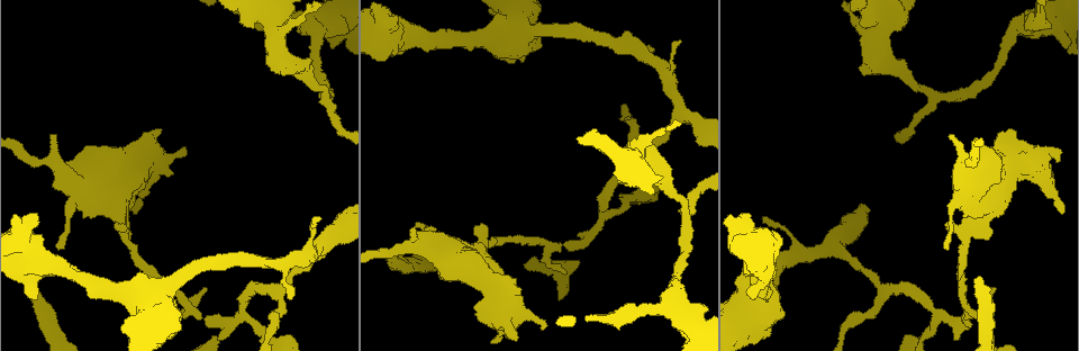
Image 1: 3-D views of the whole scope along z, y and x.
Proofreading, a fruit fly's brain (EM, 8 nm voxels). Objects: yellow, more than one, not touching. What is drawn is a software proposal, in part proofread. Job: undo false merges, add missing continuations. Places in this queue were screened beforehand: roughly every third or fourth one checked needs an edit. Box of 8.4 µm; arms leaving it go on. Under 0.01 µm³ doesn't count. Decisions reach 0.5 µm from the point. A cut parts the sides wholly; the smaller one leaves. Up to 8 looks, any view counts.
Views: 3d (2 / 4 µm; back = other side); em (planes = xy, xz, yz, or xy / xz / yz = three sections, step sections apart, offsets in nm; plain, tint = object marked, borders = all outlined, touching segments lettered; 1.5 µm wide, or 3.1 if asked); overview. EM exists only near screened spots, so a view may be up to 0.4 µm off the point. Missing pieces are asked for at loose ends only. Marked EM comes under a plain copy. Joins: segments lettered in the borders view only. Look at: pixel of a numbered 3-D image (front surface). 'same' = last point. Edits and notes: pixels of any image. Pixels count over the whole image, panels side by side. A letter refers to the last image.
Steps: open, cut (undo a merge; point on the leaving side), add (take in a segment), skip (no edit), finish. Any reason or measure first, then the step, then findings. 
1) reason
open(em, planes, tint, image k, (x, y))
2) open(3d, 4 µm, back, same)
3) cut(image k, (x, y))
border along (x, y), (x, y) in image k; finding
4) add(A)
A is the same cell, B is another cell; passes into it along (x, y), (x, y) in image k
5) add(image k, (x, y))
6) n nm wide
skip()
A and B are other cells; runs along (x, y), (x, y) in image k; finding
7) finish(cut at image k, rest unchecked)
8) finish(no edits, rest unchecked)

open(3d, 4 µm, image 1, (979, 279))

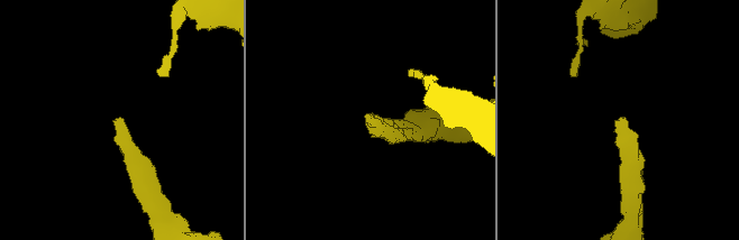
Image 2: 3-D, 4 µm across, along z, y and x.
open(em, 3.1 µm, xz, step 16, borders, image 2, (617, 120))

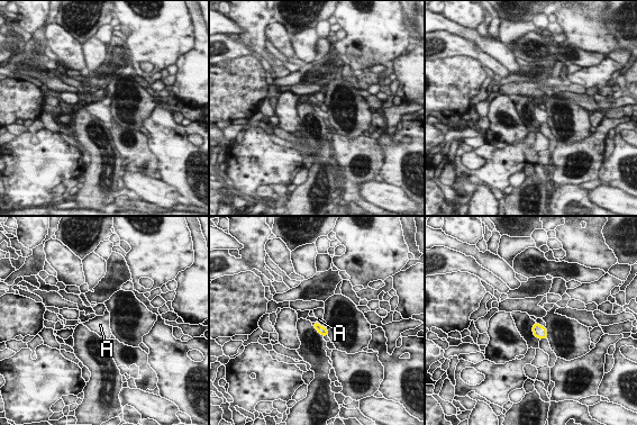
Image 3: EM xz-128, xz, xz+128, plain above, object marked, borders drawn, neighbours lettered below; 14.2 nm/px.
open(em, 3.1 µm, planes, borders, same)

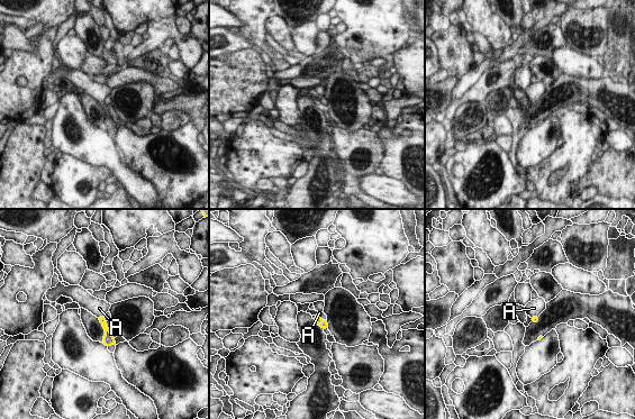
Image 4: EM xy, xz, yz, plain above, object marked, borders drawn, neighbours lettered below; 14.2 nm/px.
add(A)
A is the same cell; passes into it along (101, 319), (100, 317), (99, 308) in image 4; the cell continues

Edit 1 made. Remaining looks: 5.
open(overview)

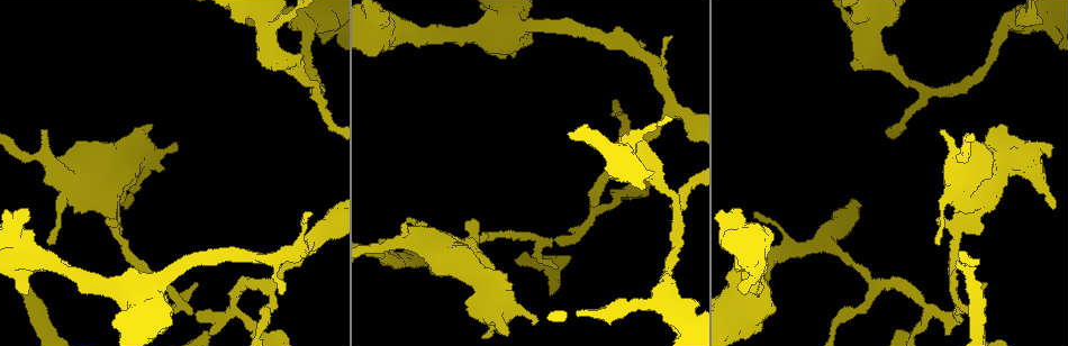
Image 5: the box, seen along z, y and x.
an open end
open(em, xy, step 8, tint, image 5, (941, 131))

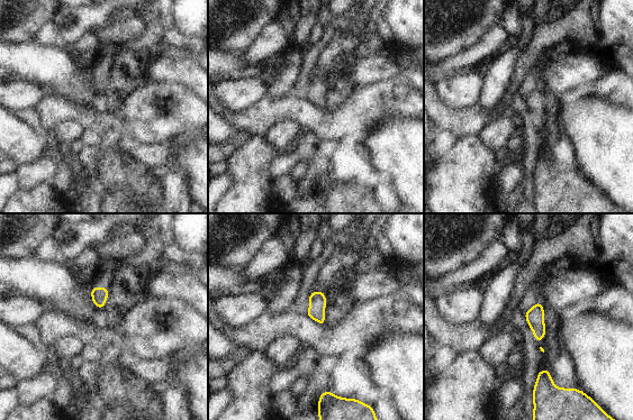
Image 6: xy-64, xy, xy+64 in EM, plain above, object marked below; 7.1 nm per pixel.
another direction
open(em, planes, borders, same)

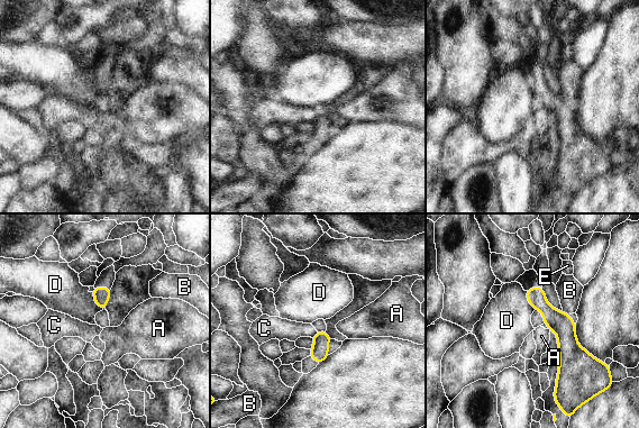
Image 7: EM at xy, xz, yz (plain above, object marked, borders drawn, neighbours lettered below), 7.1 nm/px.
skip()
A, B, C, D and E are other cells; none of them fits

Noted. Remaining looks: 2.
tapers out
open(em, planes, borders, image 5, (558, 267))

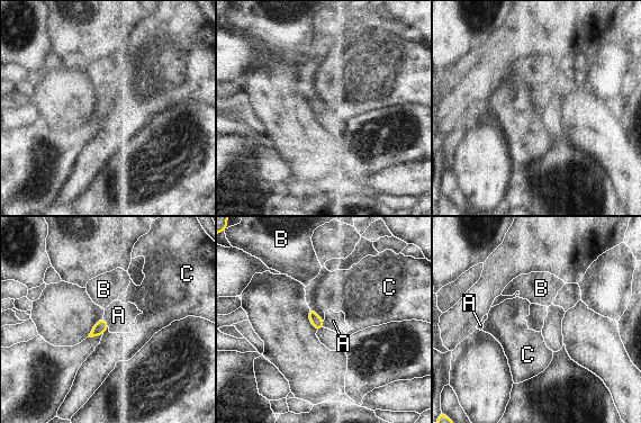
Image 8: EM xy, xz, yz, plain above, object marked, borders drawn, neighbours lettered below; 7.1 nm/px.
C touches over 140 nm
skip()
A, B and C are other cells; border along (104, 317), (108, 326) in image 8; no lettered segment goes on from it

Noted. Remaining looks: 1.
finish(add at image 4, rest unchecked)

